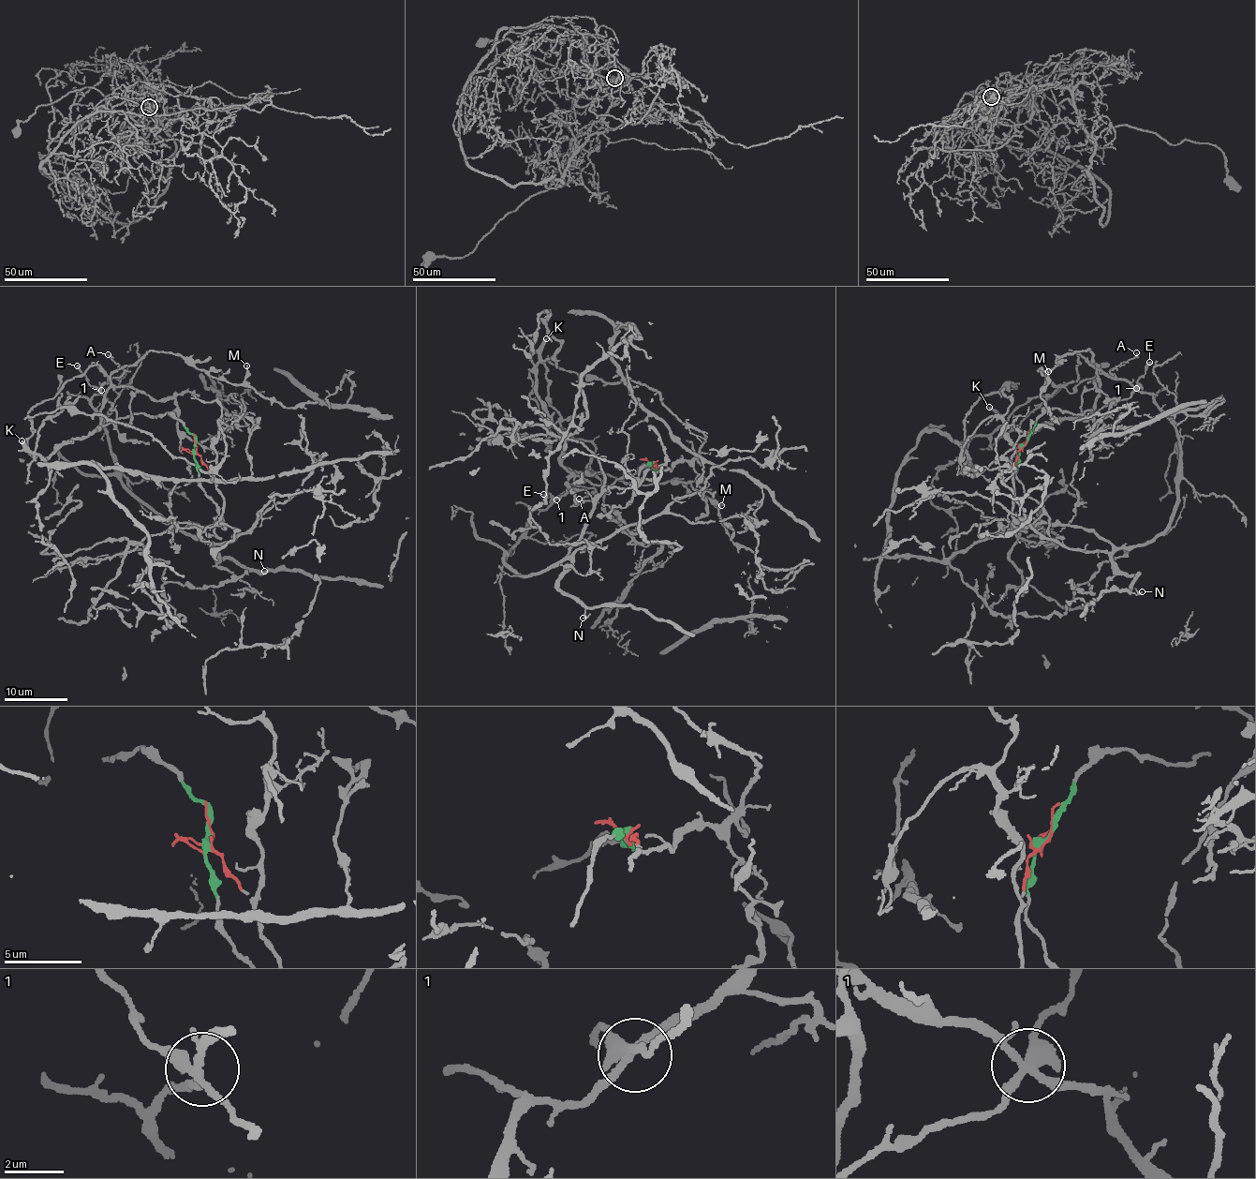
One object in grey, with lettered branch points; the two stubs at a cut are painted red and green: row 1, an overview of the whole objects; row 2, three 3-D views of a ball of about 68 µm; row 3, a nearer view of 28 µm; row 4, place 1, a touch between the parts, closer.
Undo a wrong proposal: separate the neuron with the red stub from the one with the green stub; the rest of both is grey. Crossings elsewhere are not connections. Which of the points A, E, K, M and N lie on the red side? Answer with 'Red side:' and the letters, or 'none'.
Red side: A, N

